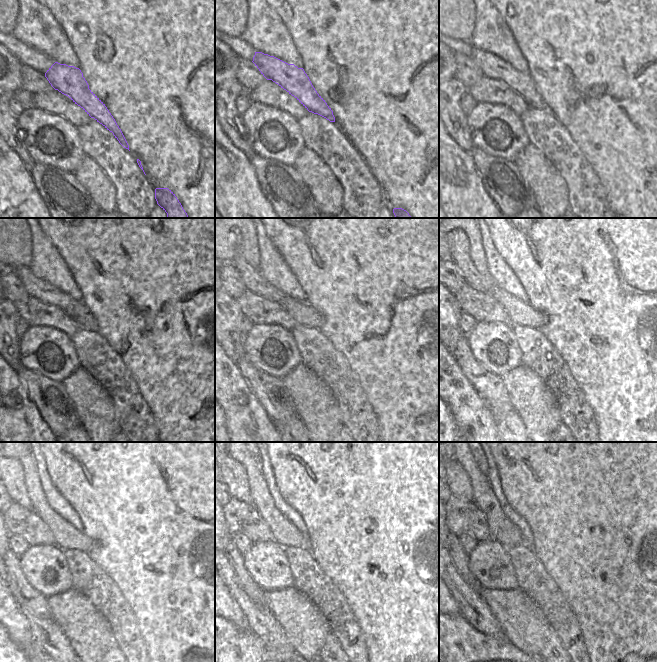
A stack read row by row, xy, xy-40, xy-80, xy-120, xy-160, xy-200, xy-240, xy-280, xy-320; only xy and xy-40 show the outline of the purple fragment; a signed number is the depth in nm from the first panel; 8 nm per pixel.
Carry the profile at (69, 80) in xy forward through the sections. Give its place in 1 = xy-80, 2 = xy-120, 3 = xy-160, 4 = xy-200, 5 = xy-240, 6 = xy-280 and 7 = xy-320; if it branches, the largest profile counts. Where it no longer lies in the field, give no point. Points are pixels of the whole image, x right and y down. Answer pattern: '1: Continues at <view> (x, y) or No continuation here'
1: Continues at xy-80 (493, 67)
2: Continues at xy-120 (35, 287)
3: Continues at xy-160 (254, 282)
4: Continues at xy-200 (459, 243)
5: Continues at xy-240 (11, 471)
6: Continues at xy-280 (235, 477)
7: Continues at xy-320 (459, 483)

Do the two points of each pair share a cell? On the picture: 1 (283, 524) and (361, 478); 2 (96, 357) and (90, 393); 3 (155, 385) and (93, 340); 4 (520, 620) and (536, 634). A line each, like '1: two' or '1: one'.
1: two
2: two
3: two
4: one

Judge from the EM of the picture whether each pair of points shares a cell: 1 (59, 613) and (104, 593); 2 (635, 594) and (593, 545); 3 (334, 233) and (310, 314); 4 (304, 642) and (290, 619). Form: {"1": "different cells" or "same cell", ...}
{"1": "different cells", "2": "same cell", "3": "different cells", "4": "same cell"}

